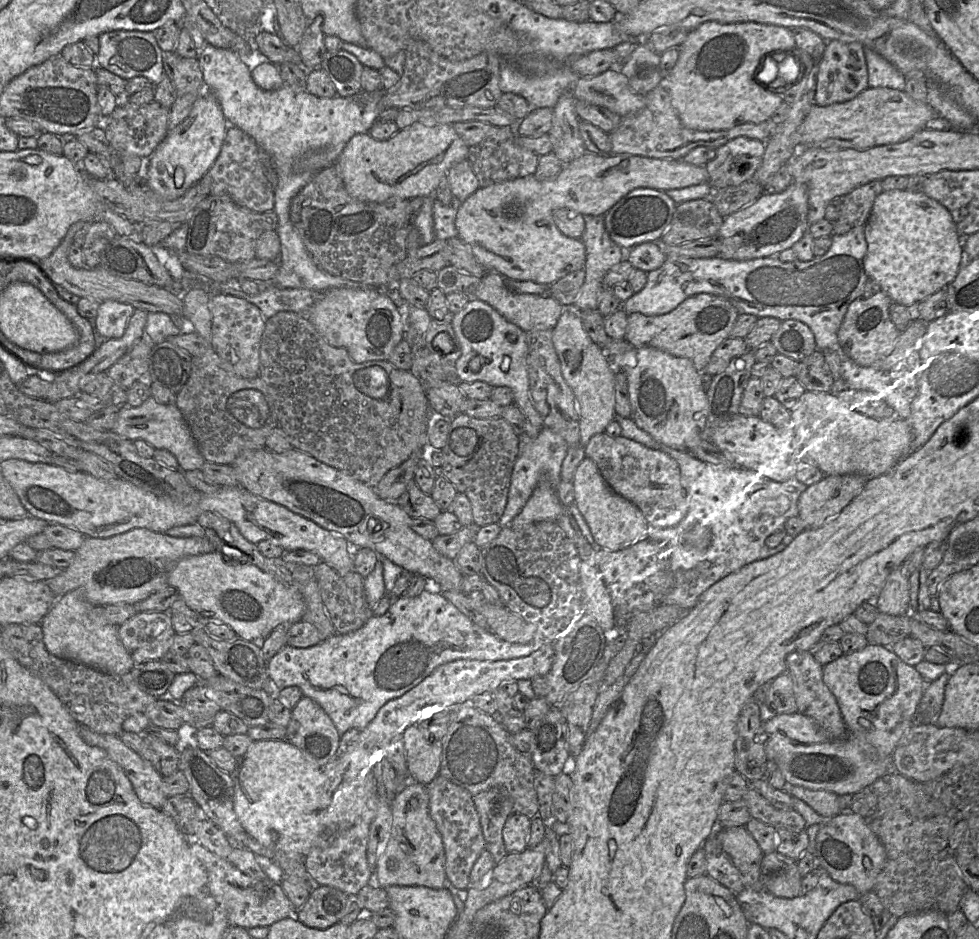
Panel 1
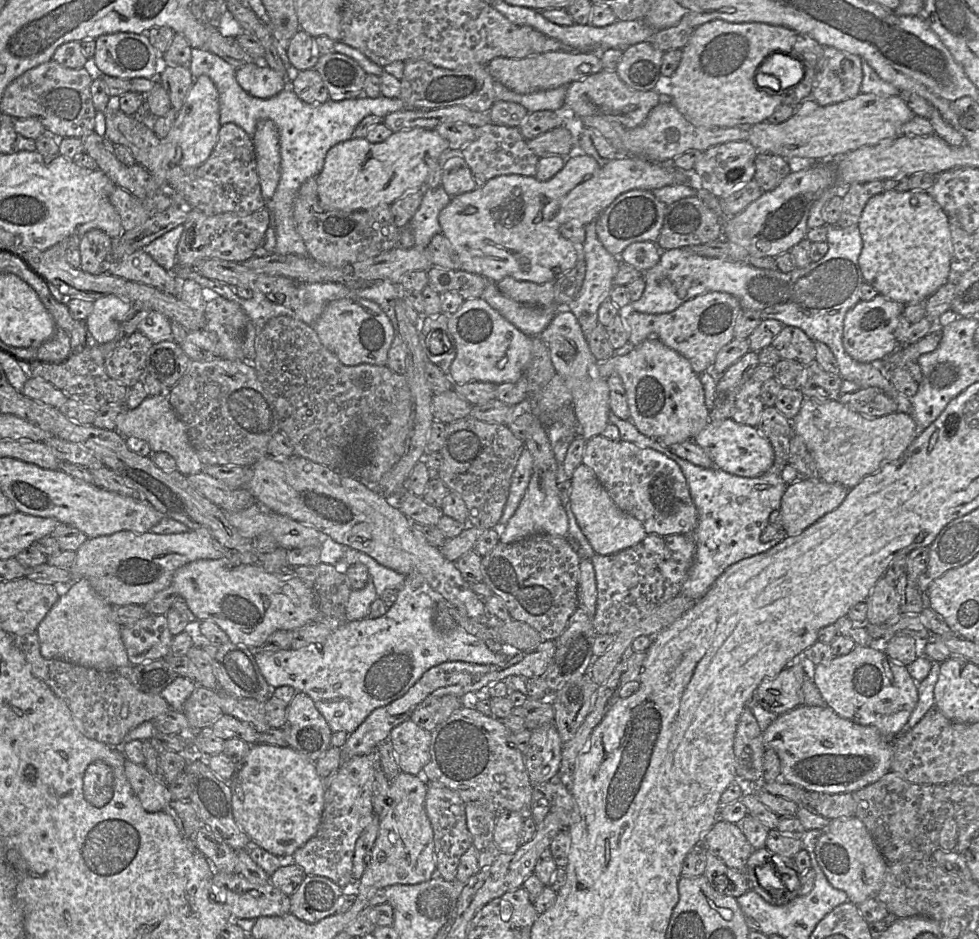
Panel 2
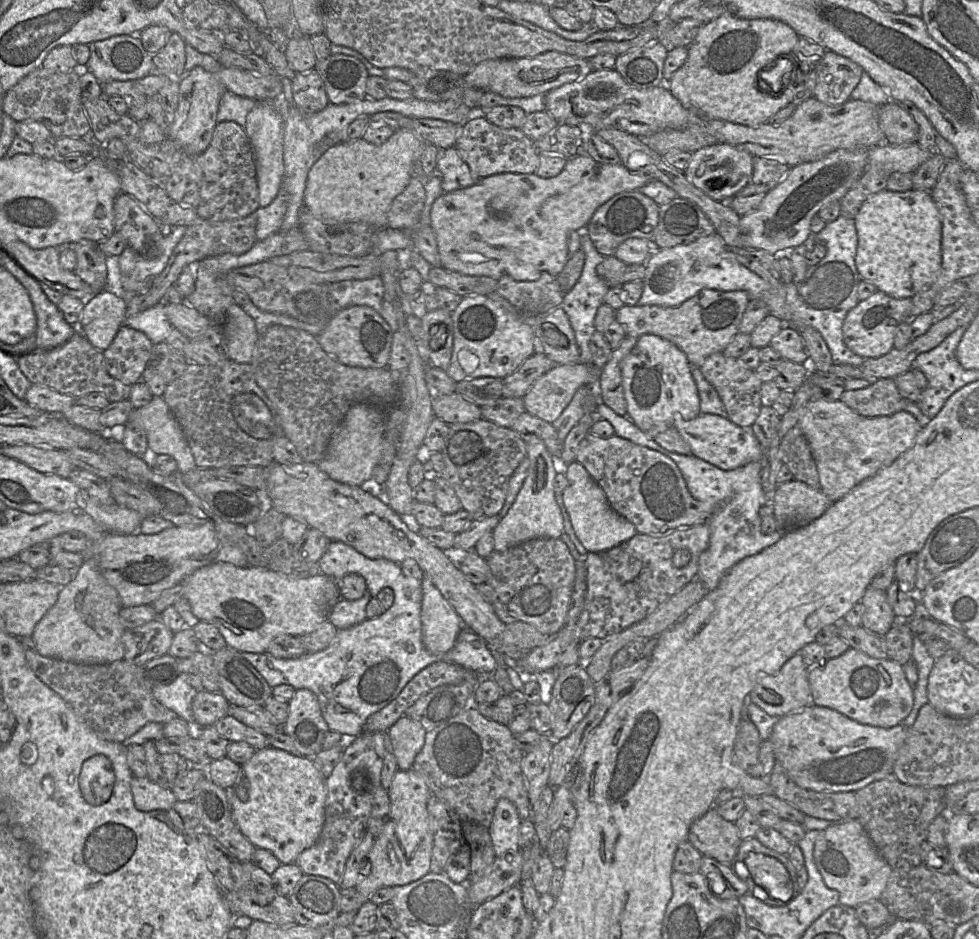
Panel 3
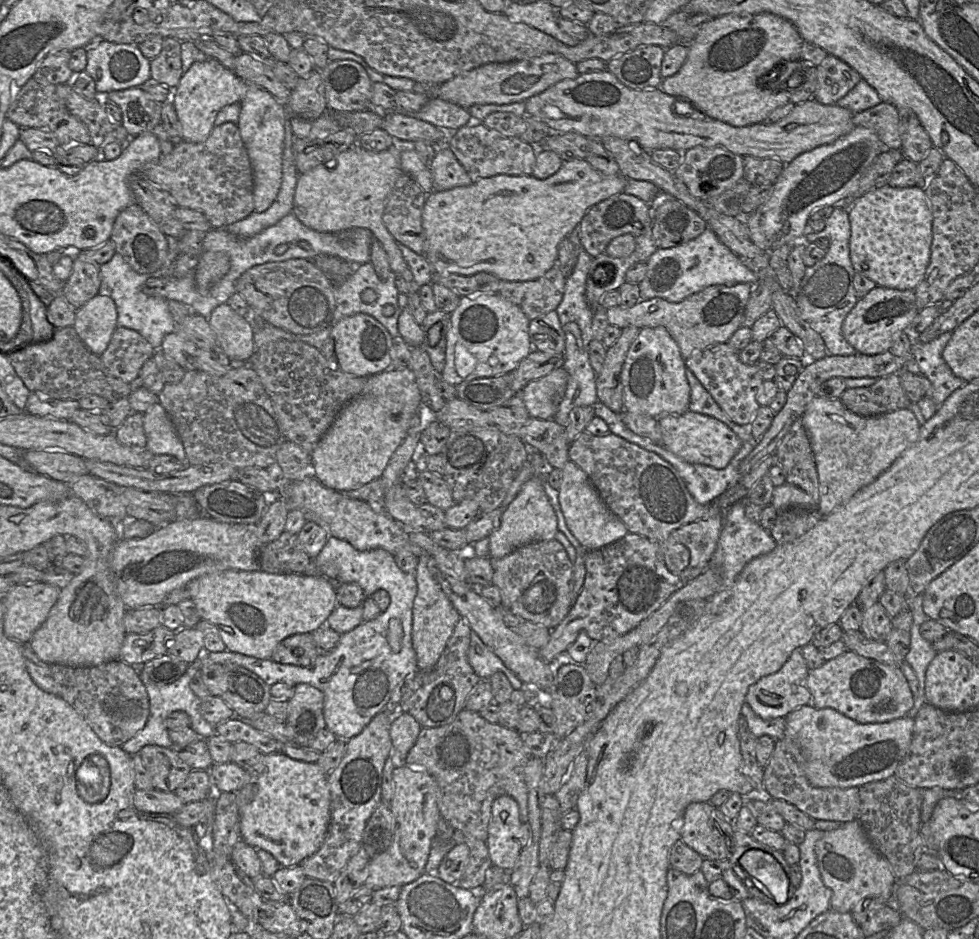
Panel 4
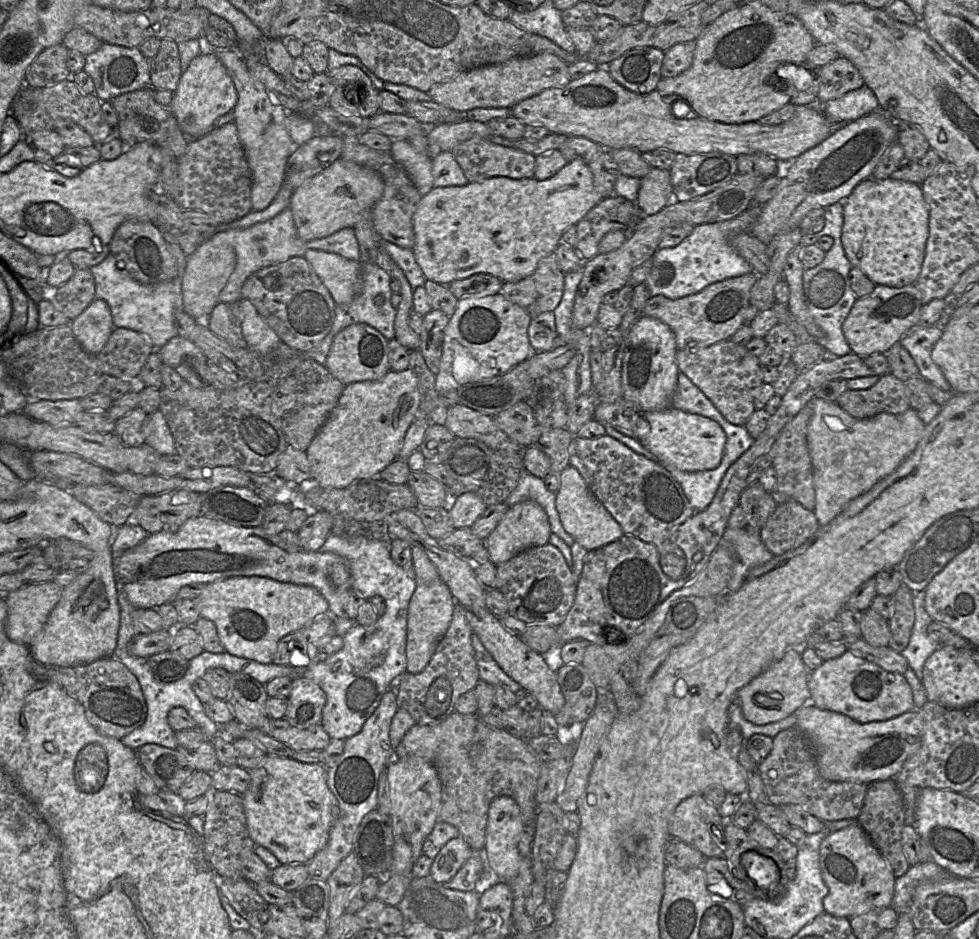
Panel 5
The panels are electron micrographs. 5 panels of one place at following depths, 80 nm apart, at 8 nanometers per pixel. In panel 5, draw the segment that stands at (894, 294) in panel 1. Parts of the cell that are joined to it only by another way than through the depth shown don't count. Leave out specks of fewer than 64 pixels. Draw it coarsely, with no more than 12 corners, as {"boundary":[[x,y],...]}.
{"boundary":[[863,180],[841,242],[876,285],[915,284],[929,236],[921,185]]}

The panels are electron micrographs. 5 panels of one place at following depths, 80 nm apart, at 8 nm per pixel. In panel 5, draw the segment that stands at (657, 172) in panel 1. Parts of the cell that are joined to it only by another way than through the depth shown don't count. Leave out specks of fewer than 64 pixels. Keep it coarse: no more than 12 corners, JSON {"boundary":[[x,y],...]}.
{"boundary":[[582,160],[544,180],[432,188],[427,280],[530,276],[603,199]]}

